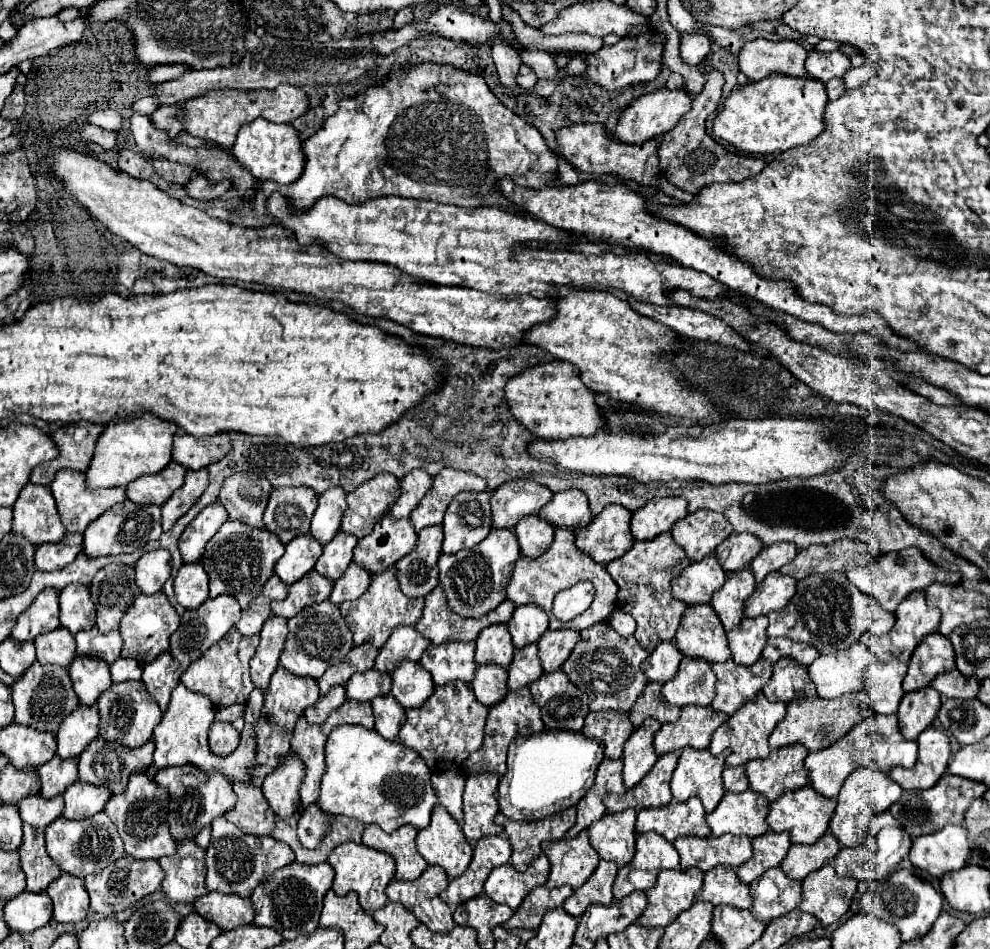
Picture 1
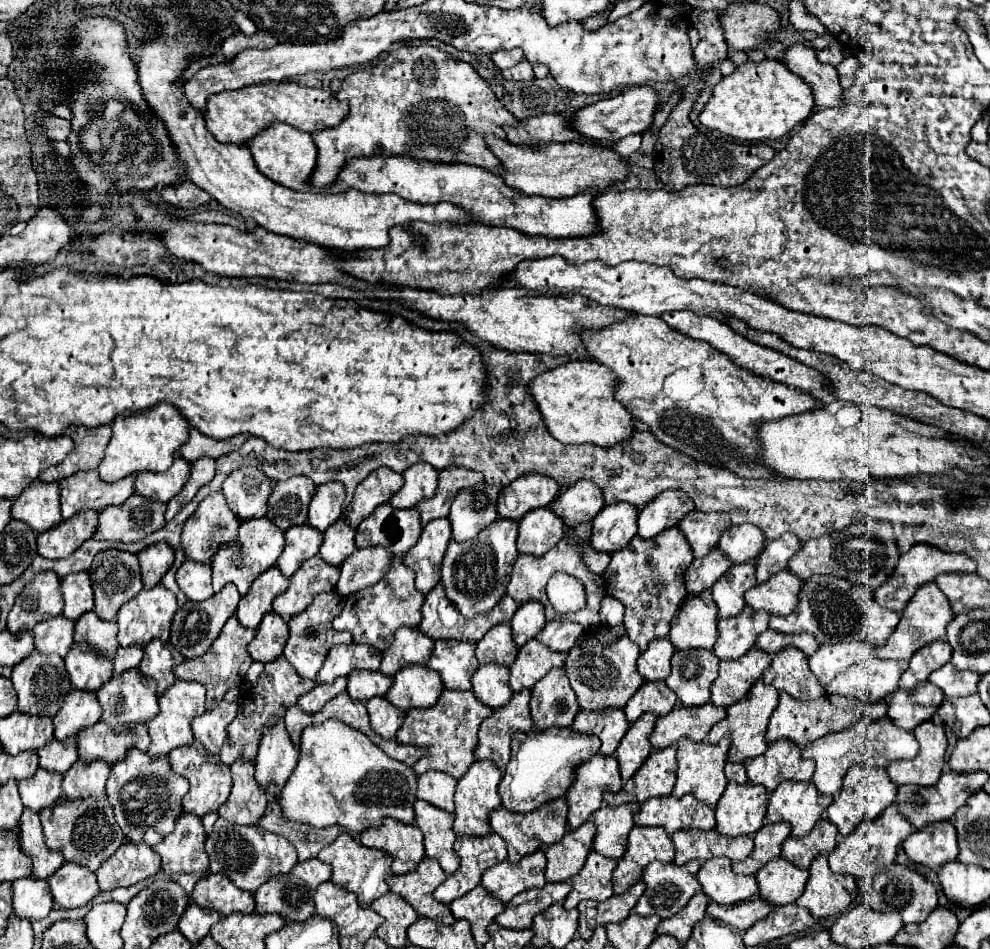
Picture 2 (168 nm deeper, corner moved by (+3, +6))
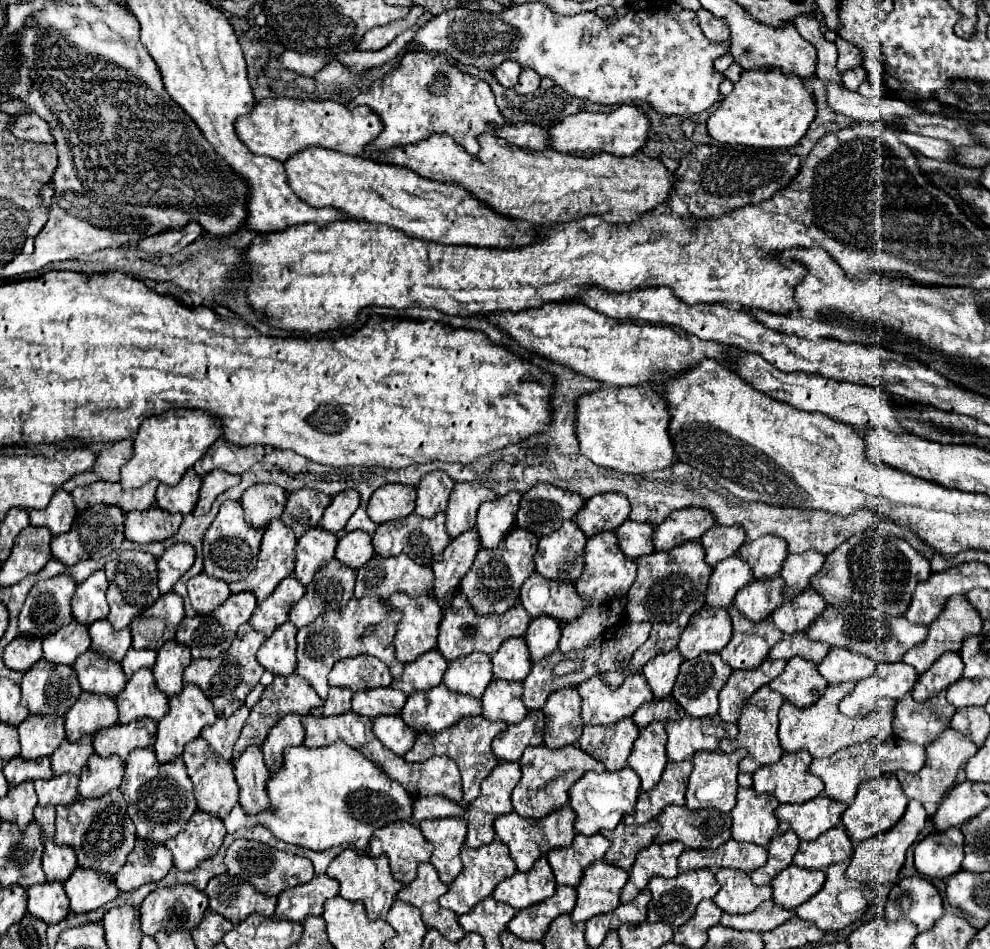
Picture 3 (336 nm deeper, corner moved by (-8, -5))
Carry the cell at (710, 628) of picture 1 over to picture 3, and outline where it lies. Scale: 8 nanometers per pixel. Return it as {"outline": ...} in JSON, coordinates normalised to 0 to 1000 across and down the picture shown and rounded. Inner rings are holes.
{"outline":[[[712,639],[698,649],[688,668],[686,685],[692,693],[702,693],[710,687],[728,687],[738,672],[738,649],[732,641]]]}

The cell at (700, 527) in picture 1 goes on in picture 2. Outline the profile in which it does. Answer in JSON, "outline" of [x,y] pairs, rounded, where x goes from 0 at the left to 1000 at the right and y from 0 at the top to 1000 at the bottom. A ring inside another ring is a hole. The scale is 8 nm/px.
{"outline":[[[701,536],[685,555],[695,568],[701,587],[711,587],[719,576],[723,576],[727,564],[737,555],[737,545],[733,541],[711,541]]]}

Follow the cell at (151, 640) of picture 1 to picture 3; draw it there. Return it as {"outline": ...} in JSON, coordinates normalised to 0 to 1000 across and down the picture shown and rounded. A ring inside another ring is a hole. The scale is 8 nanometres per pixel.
{"outline":[[[177,624],[165,626],[148,645],[132,655],[134,683],[159,685],[169,674],[177,672],[179,660],[187,651],[185,630]]]}

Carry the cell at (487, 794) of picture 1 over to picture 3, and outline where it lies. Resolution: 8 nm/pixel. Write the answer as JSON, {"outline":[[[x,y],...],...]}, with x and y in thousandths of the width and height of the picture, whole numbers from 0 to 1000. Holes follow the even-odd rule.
{"outline":[[[504,803],[500,807],[500,811],[496,811],[496,816],[486,824],[486,837],[484,837],[484,841],[480,845],[474,847],[474,854],[472,854],[472,881],[470,881],[470,891],[472,894],[490,891],[490,889],[494,889],[500,883],[498,864],[504,858],[518,856],[516,835],[524,826],[524,822],[526,822],[526,807],[524,807],[524,803]]]}

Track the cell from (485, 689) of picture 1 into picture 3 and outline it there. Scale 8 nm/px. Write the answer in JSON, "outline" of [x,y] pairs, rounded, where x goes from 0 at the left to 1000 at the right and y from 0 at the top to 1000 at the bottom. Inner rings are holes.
{"outline":[[[498,717],[488,736],[488,754],[492,759],[508,759],[512,763],[524,763],[532,754],[532,746],[526,738],[528,723],[512,717]]]}

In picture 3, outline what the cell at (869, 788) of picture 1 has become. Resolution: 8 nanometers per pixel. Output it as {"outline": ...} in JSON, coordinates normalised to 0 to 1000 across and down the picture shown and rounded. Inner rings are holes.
{"outline":[[[890,816],[886,820],[874,822],[868,828],[868,835],[866,835],[864,843],[852,856],[849,864],[854,868],[854,875],[856,875],[856,879],[860,883],[860,887],[866,889],[866,887],[876,885],[876,883],[880,883],[884,879],[896,877],[900,870],[904,870],[908,866],[914,851],[916,851],[916,839],[912,837],[906,818],[904,816]]]}

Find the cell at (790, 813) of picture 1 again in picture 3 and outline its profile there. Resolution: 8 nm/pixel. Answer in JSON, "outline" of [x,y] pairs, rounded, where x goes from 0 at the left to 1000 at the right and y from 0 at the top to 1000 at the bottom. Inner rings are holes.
{"outline":[[[825,839],[813,847],[789,847],[783,854],[787,864],[785,877],[801,875],[809,885],[823,885],[833,875],[845,870],[849,866],[849,858],[856,847],[839,843],[835,839]]]}

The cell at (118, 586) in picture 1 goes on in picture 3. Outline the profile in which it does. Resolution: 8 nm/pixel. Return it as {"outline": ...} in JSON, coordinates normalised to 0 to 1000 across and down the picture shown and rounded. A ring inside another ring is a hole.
{"outline":[[[128,580],[118,590],[108,592],[106,603],[108,603],[108,611],[110,611],[108,632],[112,639],[108,653],[114,658],[116,664],[128,662],[136,649],[144,647],[148,641],[153,641],[155,634],[163,628],[161,620],[159,620],[159,590],[148,582]]]}

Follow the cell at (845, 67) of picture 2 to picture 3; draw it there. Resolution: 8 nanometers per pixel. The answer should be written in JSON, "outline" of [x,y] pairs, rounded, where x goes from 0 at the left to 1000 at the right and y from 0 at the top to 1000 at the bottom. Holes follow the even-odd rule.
{"outline":[[[862,72],[852,76],[852,89],[856,89],[858,95],[866,95],[870,91],[870,86],[874,84],[874,76],[872,72]]]}

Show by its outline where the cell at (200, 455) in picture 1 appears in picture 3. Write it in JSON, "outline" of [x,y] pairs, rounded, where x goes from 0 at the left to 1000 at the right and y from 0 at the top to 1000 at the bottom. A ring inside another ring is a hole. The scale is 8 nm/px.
{"outline":[[[221,462],[209,476],[209,481],[205,485],[201,485],[201,489],[197,489],[197,497],[201,502],[211,499],[213,495],[221,493],[225,497],[231,499],[245,499],[249,497],[256,489],[264,487],[268,481],[268,472],[266,470],[249,470],[249,472],[237,472],[233,466],[229,466],[227,462]]]}

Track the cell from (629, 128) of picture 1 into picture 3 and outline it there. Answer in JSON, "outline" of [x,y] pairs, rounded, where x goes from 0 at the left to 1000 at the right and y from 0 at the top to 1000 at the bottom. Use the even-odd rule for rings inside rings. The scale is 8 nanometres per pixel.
{"outline":[[[629,110],[621,118],[615,118],[615,120],[585,118],[585,120],[565,126],[565,131],[555,135],[555,148],[557,148],[555,154],[561,160],[587,164],[587,166],[595,166],[607,160],[615,160],[621,164],[637,164],[652,152],[654,139],[656,139],[654,122],[645,114]]]}

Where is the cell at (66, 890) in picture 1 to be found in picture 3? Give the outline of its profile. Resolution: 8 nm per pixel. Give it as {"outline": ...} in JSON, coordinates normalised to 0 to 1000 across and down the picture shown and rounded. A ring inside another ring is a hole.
{"outline":[[[78,913],[70,923],[70,927],[66,929],[66,938],[72,948],[72,961],[76,963],[98,959],[120,942],[114,923],[82,913]]]}

